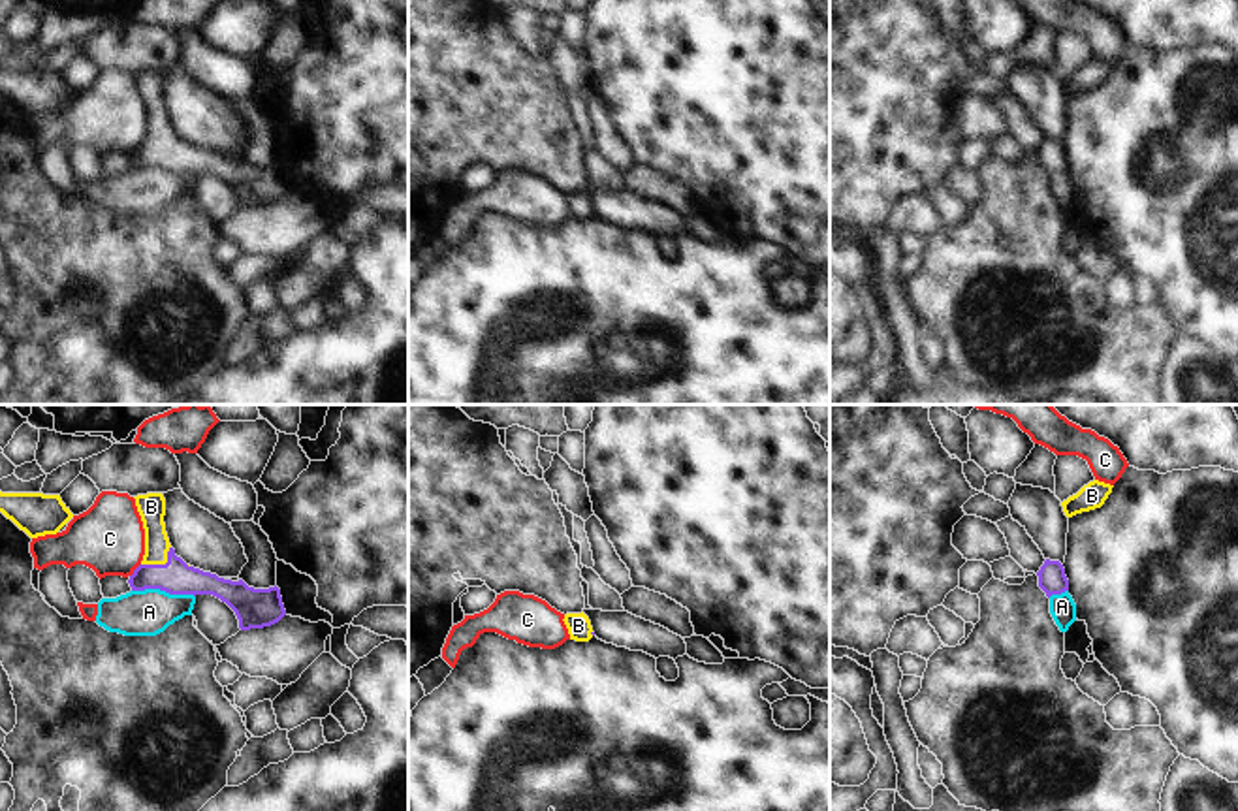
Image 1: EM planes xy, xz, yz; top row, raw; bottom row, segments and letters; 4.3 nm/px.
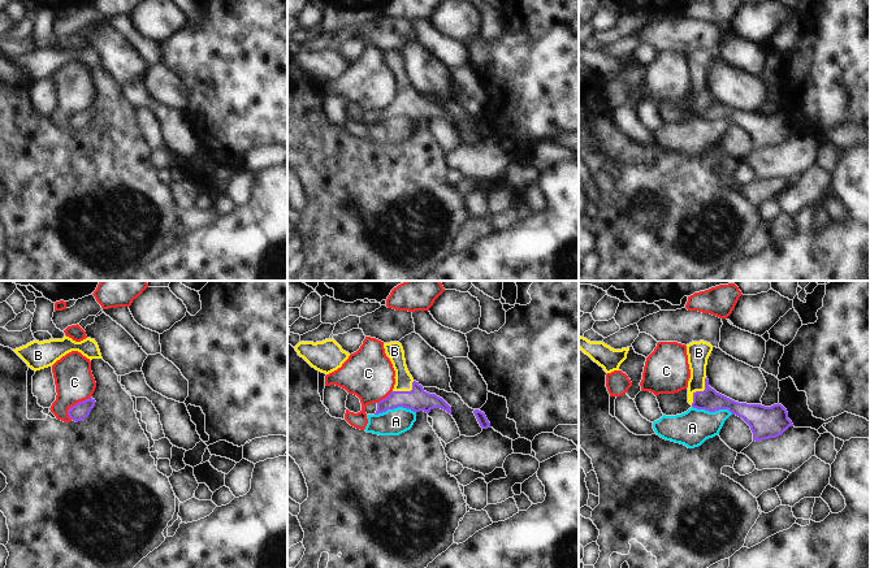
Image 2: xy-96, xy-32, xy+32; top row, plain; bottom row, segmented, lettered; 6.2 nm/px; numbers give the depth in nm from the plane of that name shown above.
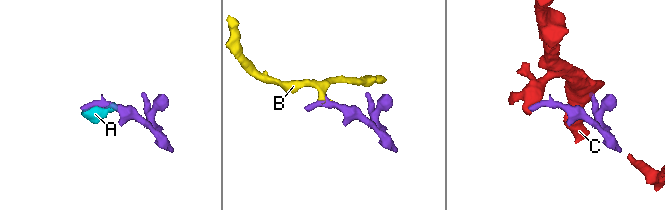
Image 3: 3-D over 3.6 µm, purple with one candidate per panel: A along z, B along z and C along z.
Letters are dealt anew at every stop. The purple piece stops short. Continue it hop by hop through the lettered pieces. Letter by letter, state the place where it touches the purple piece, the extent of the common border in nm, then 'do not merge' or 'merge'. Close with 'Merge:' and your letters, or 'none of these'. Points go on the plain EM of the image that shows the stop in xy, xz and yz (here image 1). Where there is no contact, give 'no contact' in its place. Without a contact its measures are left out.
A: contact xy (164, 168); length 280 nm; do not merge
B: contact xy (160, 143); length 150 nm; merge
C: contact xy (134, 149); length 80 nm; do not merge
Merge: B

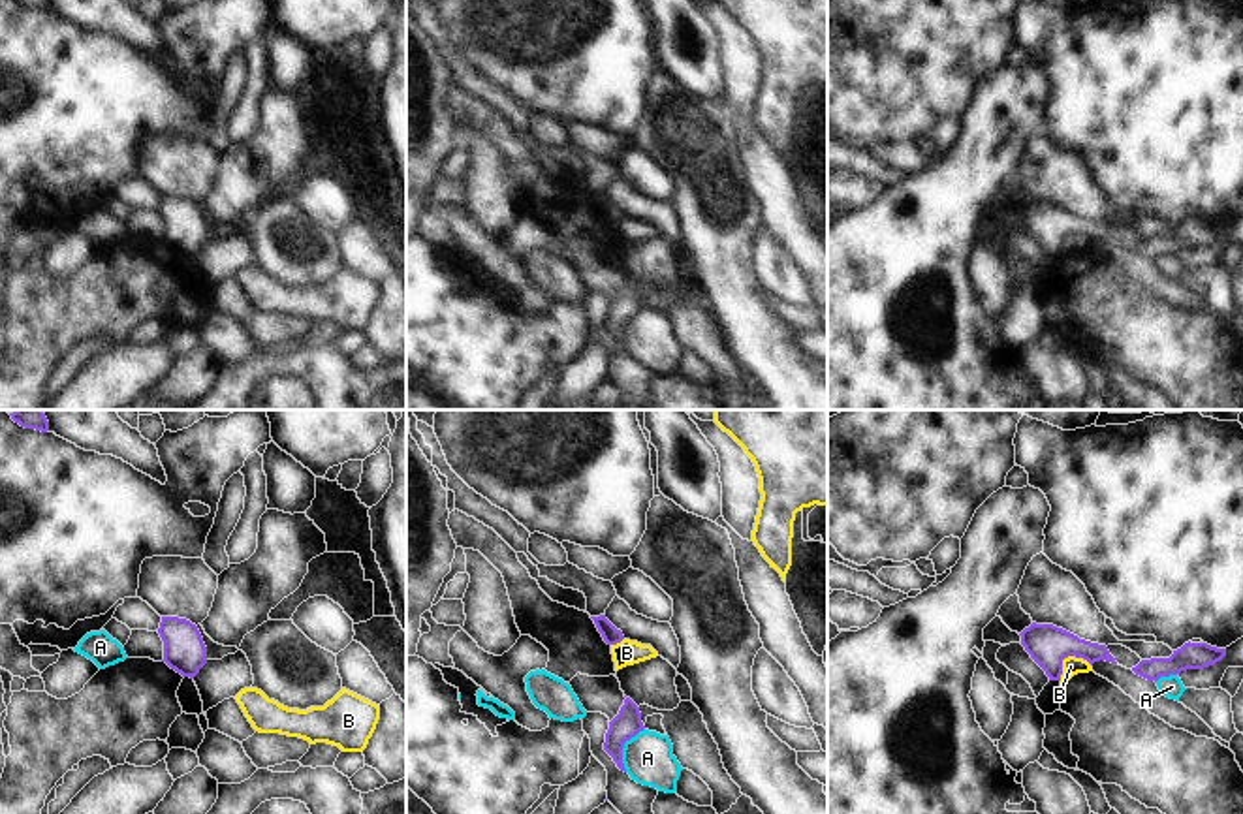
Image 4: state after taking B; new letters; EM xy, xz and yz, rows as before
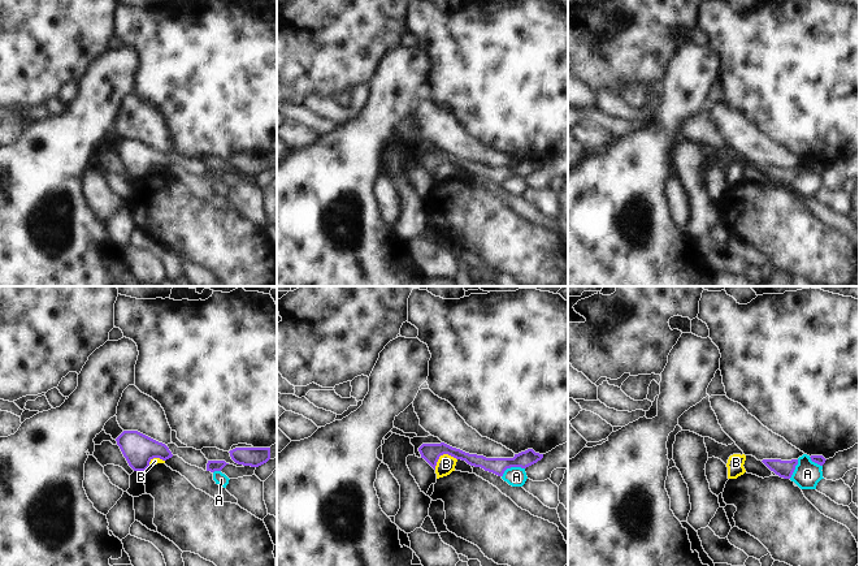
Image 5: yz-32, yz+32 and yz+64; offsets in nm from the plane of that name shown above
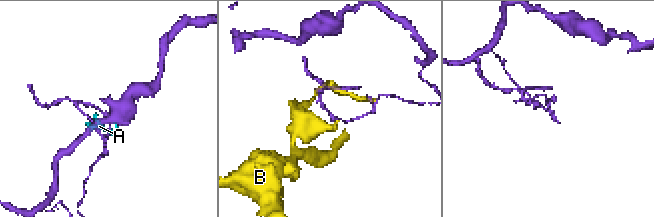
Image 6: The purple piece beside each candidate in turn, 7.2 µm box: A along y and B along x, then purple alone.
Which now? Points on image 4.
A: contact xz (623, 326); length 200 nm; do not merge
B: contact yz (1067, 235); length 160 nm; do not merge
Merge: none of these

